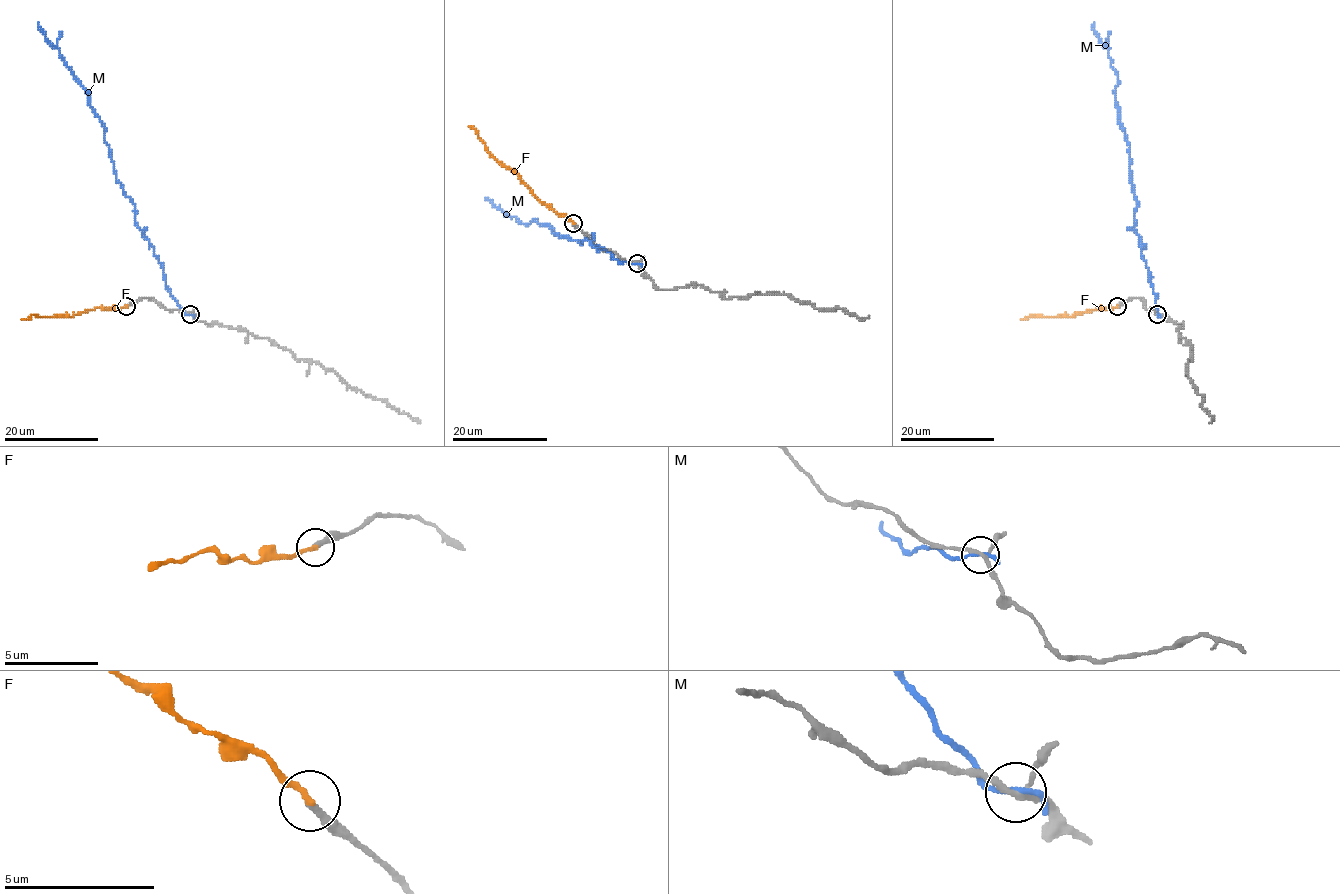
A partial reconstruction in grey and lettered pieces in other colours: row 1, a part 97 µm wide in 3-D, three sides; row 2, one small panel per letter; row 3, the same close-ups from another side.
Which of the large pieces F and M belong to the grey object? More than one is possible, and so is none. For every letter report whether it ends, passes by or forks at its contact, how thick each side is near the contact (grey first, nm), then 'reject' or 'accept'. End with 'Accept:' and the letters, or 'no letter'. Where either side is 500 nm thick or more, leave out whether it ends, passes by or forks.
F: it ends | 280/220 nm | accept
M: it passes by | 190/150 nm | reject
Accept: F

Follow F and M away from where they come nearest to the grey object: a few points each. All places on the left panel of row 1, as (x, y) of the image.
F: (126, 307), (110, 310), (96, 308), (72, 316), (33, 315), (22, 318)
M: (189, 314), (172, 296), (154, 246), (135, 222), (134, 203), (117, 180), (104, 126), (88, 92), (38, 22)

